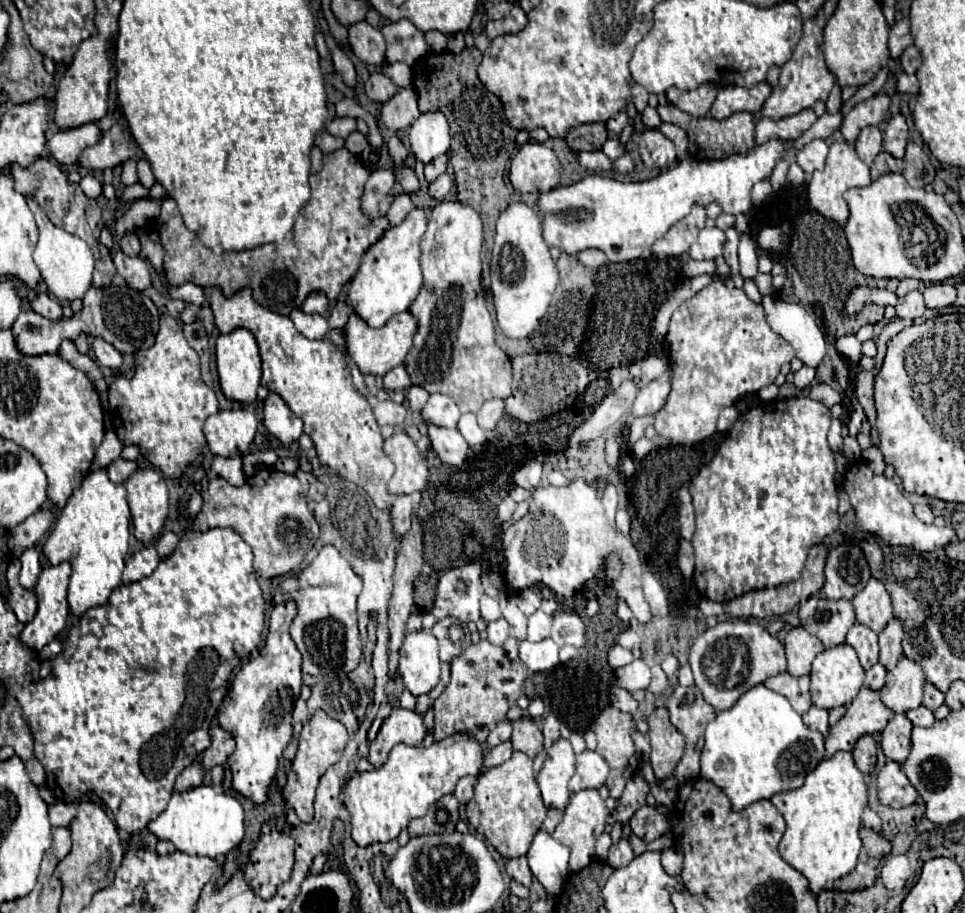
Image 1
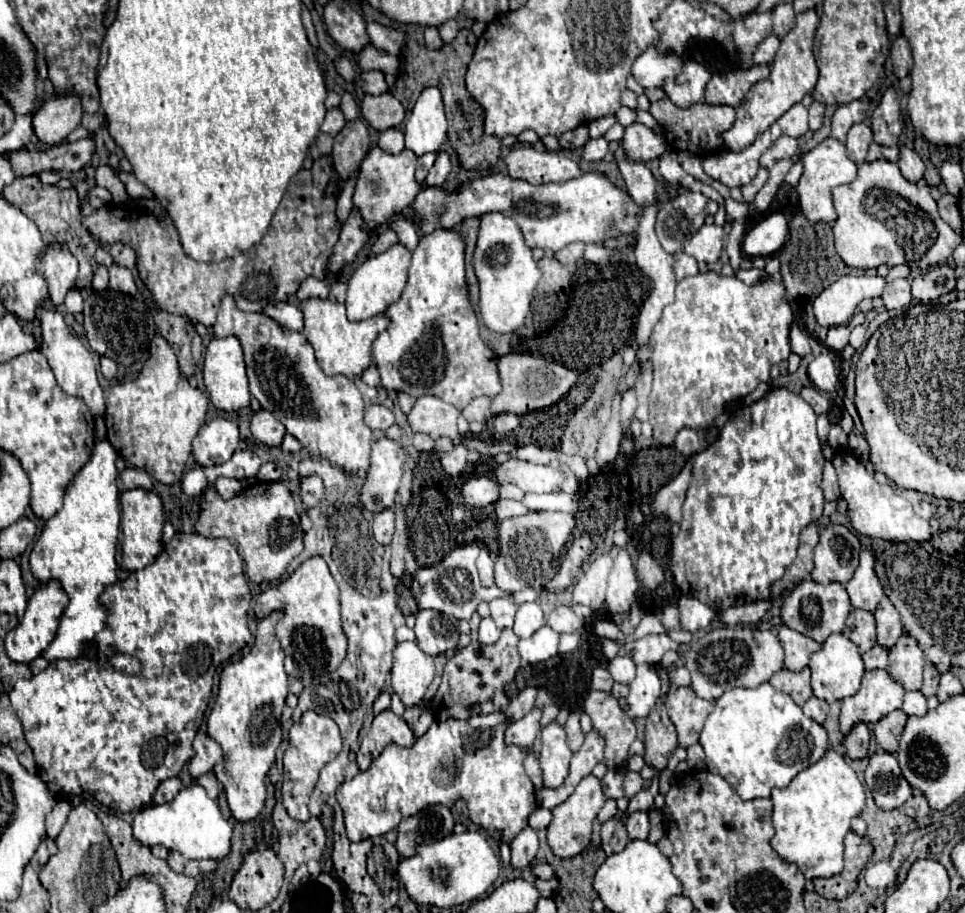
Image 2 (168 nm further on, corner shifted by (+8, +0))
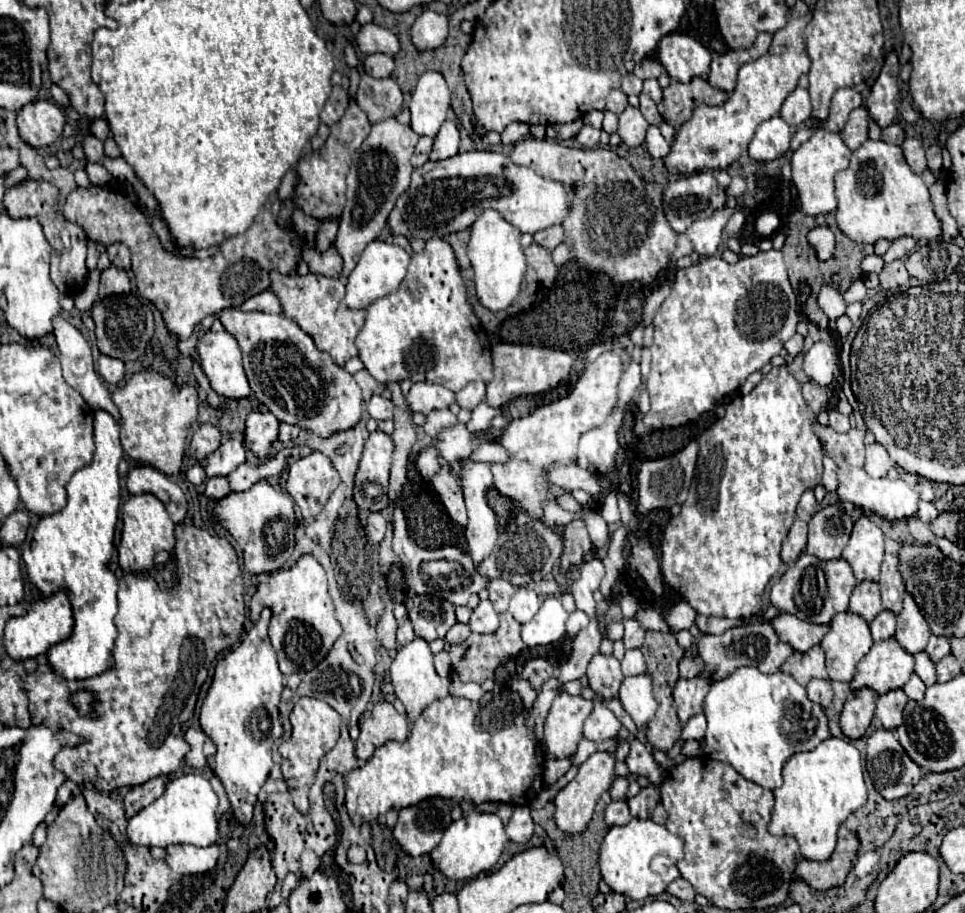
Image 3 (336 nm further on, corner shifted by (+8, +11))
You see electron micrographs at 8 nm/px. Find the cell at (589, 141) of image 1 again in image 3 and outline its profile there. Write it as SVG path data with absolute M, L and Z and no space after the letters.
M580 118L574 120L574 122L566 122L566 124L552 124L552 126L546 126L546 138L568 140L568 138L574 138L580 128L582 128Z

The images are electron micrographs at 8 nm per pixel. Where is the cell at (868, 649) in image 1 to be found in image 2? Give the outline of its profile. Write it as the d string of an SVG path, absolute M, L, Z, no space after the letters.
M852 609L848 619L846 619L846 627L842 631L852 643L858 645L860 653L866 653L868 649L872 649L872 645L876 645L876 623L874 623L874 615L862 609Z

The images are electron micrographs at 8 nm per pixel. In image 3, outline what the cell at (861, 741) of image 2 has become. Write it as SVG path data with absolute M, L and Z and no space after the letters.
M870 688L856 690L844 704L840 714L840 728L850 740L862 738L870 726L876 708L876 692Z

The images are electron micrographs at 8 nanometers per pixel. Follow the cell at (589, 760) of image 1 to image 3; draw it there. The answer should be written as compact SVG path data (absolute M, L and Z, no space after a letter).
M596 698L596 706L594 706L592 714L584 722L584 736L588 740L602 742L602 740L608 740L608 738L618 736L618 730L620 728L622 728L620 720L608 708L604 708L600 704L600 700Z

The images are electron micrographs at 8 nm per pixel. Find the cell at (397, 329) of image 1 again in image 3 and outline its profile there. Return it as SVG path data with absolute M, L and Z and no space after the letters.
M274 270L270 274L270 290L282 304L282 312L286 318L294 320L308 336L312 336L318 350L328 352L338 366L344 366L346 360L358 356L354 346L354 338L364 326L364 310L352 310L342 304L344 284L338 278L326 278L316 274L280 274Z

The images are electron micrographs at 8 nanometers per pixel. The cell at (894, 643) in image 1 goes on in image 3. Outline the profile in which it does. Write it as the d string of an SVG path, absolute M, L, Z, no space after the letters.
M884 554L882 562L882 574L880 574L880 588L882 588L882 604L886 610L892 610L898 614L902 610L902 598L904 598L904 578L900 574L900 558L898 554Z

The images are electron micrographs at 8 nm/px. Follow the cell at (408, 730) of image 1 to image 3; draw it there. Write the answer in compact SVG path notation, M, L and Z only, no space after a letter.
M390 702L374 704L370 716L360 724L360 736L356 740L356 756L368 760L374 748L386 744L388 740L404 742L410 734L408 720L396 712Z

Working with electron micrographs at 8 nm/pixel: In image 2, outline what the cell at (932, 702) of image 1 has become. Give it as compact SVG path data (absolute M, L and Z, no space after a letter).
M926 663L926 665L924 665L924 685L922 685L922 693L924 693L926 699L930 699L930 697L936 693L936 689L938 689L938 679L940 679L940 675L936 673L934 665Z

